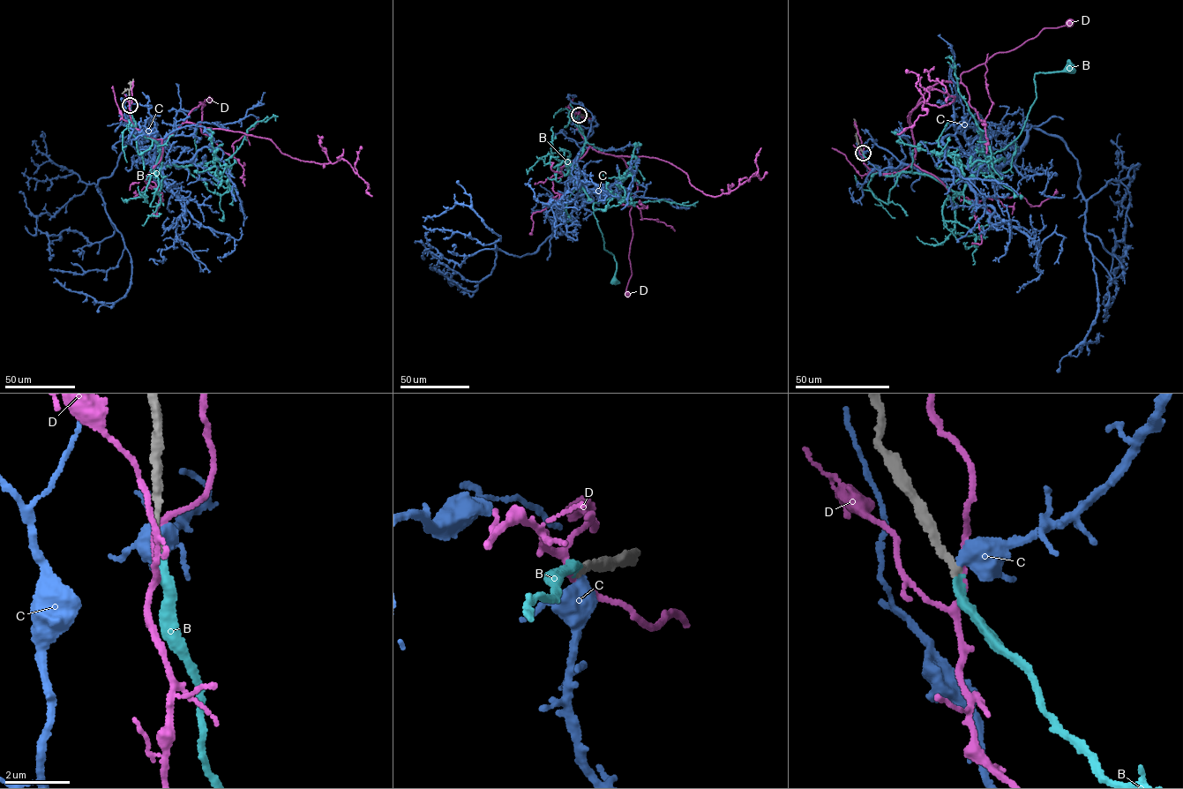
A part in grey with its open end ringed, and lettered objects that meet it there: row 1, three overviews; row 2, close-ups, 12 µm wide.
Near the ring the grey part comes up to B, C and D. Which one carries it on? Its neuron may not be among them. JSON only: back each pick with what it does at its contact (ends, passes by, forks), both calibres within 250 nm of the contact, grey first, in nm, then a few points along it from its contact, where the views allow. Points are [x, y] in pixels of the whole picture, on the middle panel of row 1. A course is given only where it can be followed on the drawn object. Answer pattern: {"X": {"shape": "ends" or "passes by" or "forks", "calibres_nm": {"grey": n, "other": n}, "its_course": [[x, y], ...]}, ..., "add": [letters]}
{"B": {"shape": "ends", "calibres_nm": {"grey": 190, "other": 200}, "its_course": [[579, 116], [575, 122], [584, 136], [585, 146], [567, 171], [593, 203], [604, 249], [617, 263], [615, 281]]}, "add": ["B"]}

